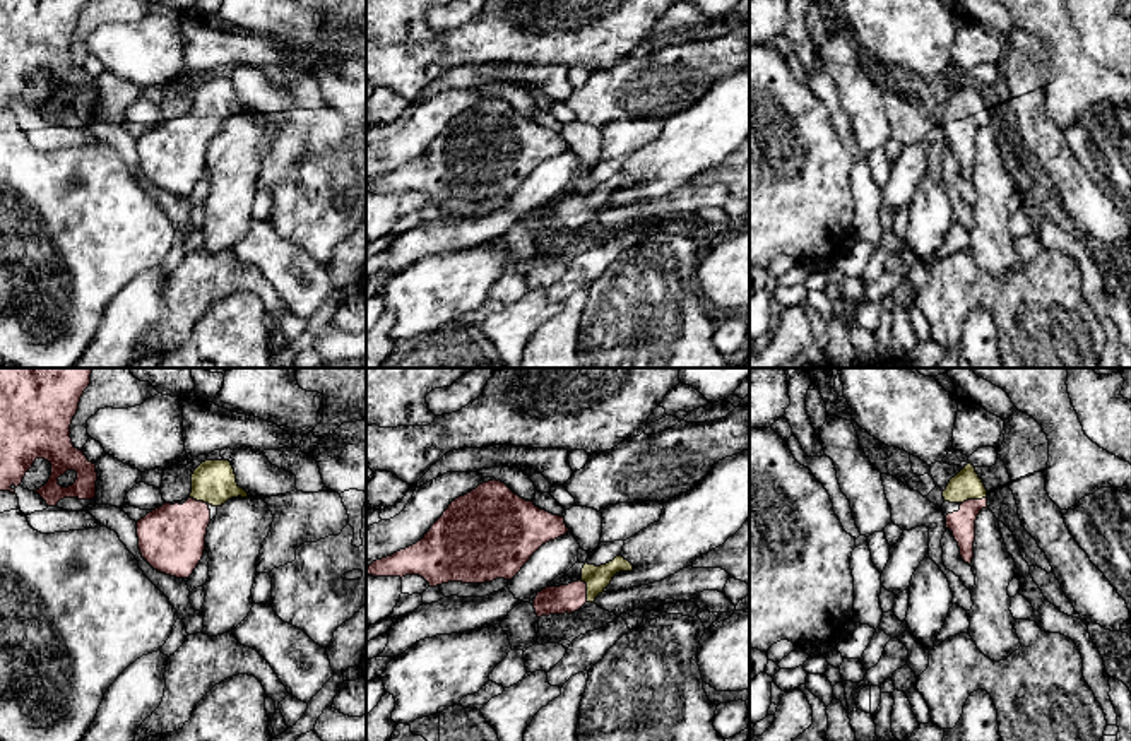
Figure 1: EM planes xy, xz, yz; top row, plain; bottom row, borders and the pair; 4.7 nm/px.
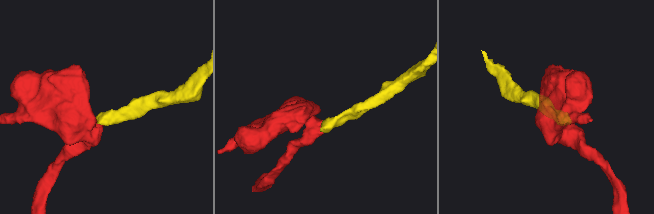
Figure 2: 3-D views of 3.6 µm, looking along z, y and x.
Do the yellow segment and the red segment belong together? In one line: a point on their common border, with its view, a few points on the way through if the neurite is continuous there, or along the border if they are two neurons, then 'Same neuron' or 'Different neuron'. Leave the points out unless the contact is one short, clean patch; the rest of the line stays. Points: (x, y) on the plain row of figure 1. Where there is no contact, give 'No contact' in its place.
Touches yellow at xz (587, 207). Path across: xz (598, 195), (587, 207), (570, 214). Same neuron

